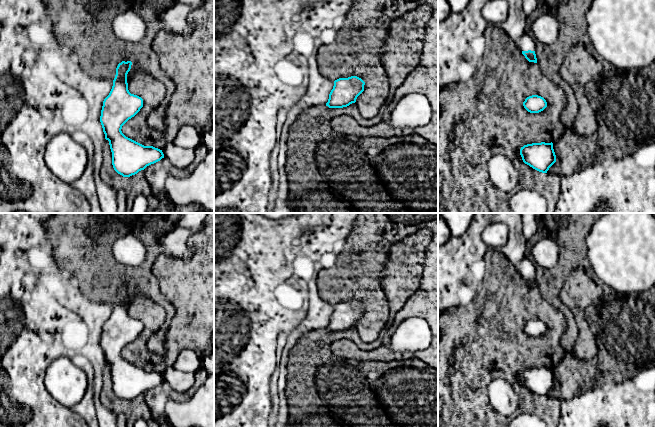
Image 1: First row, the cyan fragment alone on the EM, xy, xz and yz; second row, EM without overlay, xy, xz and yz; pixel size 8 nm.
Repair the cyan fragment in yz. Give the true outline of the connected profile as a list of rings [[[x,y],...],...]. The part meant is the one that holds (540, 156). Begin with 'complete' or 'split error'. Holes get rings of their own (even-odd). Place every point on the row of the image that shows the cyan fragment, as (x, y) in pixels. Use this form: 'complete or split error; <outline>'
complete; [[[552,142],[524,145],[520,149],[520,155],[525,164],[542,173],[547,173],[549,168],[556,162]]]

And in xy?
complete; [[[122,61],[116,68],[116,75],[109,95],[104,99],[100,122],[109,141],[114,170],[123,177],[130,177],[164,158],[162,150],[144,146],[128,137],[121,129],[143,107],[143,99],[128,90],[127,74],[131,61]]]

